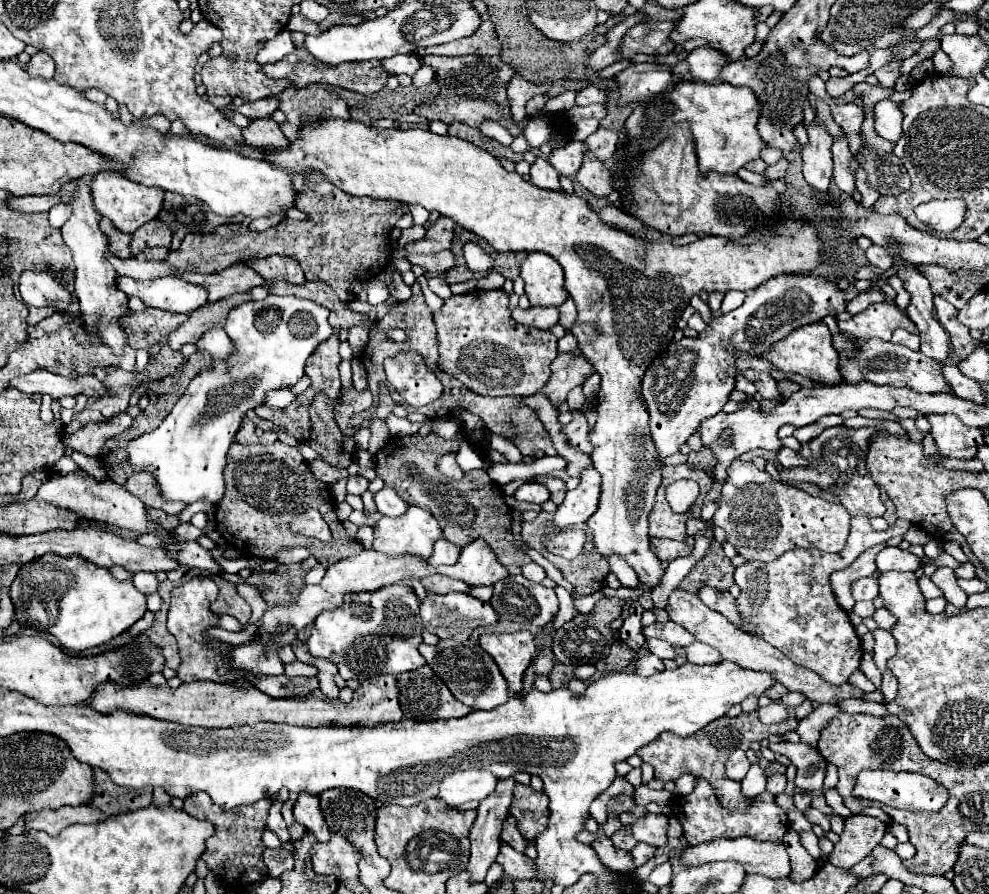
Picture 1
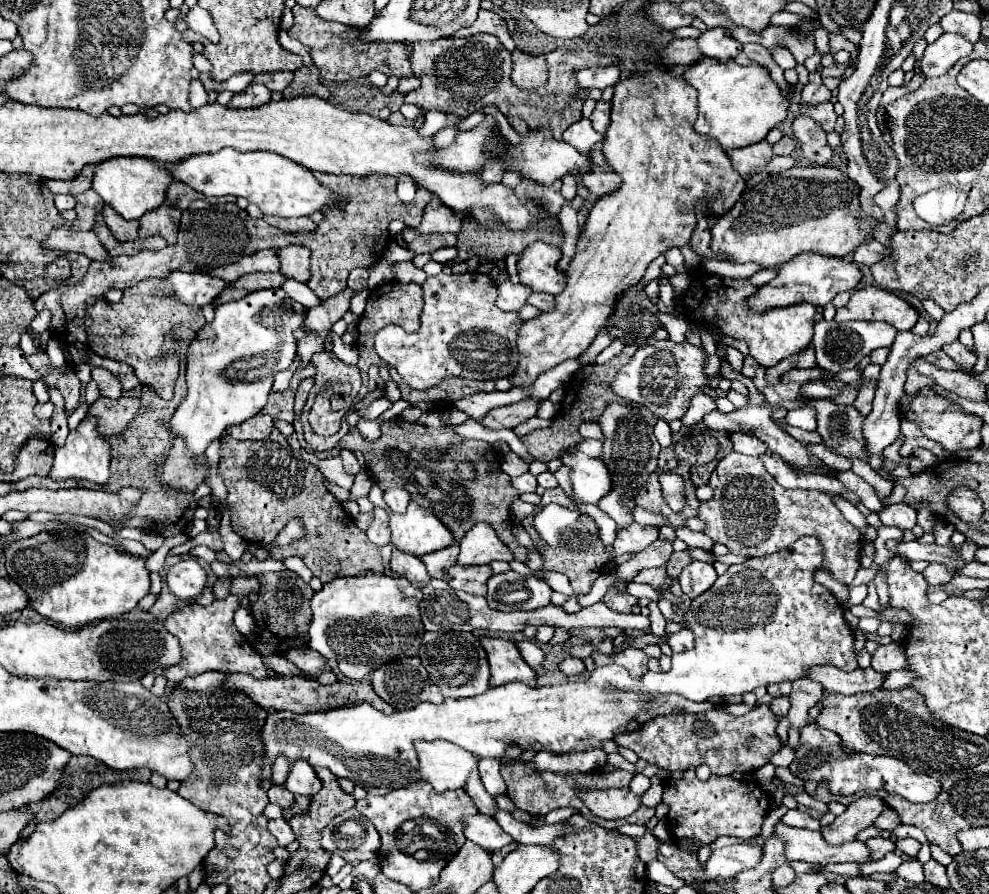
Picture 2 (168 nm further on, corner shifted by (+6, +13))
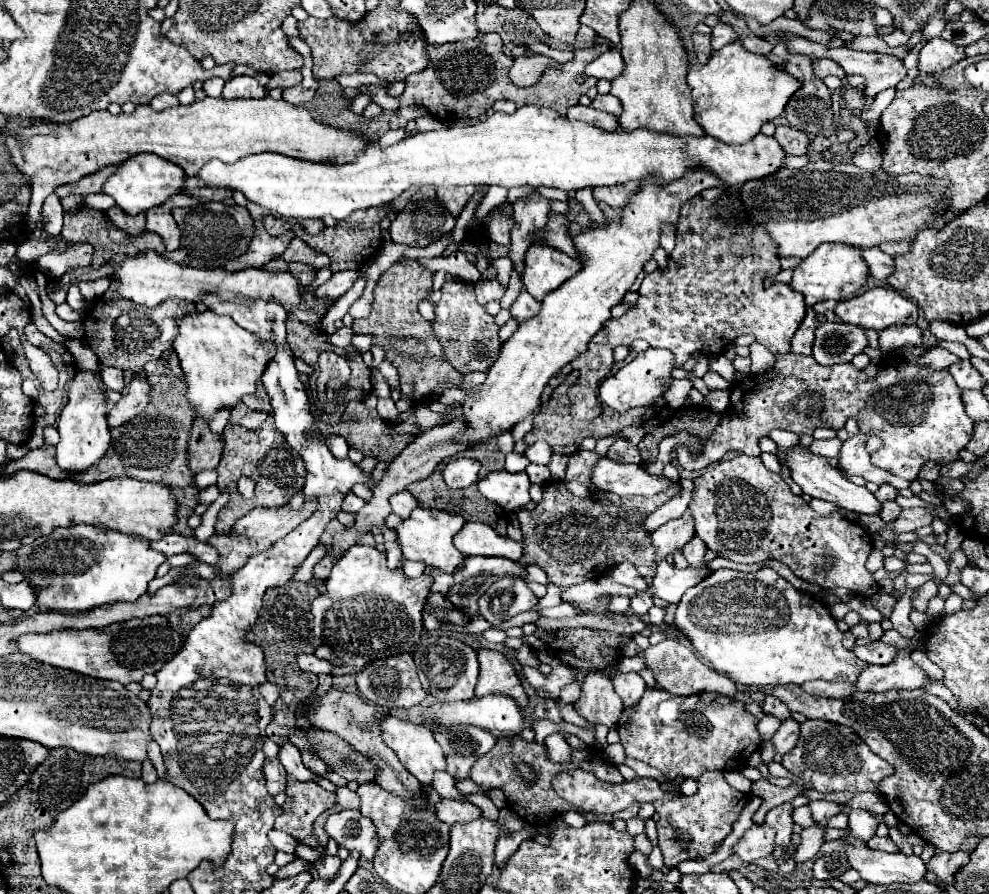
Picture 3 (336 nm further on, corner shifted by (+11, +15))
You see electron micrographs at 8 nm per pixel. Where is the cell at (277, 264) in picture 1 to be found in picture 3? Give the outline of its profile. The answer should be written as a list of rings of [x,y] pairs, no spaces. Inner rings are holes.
[[[294,238],[290,242],[290,246],[286,248],[286,252],[282,254],[282,260],[286,262],[304,262],[304,264],[310,264],[314,268],[322,268],[322,266],[328,266],[330,264],[330,258],[322,252],[316,252],[314,248],[310,248],[308,244],[304,244],[304,240],[300,238]]]

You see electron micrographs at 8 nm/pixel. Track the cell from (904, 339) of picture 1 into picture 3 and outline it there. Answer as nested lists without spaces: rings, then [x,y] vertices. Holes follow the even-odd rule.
[[[824,322],[816,330],[812,356],[822,366],[836,366],[850,362],[856,354],[866,348],[868,340],[864,328],[850,324]]]

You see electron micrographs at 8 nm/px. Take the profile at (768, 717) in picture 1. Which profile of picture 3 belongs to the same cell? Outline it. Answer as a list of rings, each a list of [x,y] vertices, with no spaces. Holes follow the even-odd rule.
[[[666,638],[666,640],[658,642],[656,646],[646,648],[644,650],[644,666],[654,672],[658,688],[662,688],[670,694],[690,696],[690,694],[706,690],[706,692],[718,692],[718,694],[724,694],[724,696],[734,696],[738,692],[730,678],[726,678],[722,674],[716,674],[708,666],[702,666],[702,662],[688,648],[678,644],[678,640],[674,640],[674,638]]]

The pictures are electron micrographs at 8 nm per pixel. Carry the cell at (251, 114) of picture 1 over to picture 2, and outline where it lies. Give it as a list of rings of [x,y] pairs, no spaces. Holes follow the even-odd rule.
[[[271,72],[271,74],[259,74],[259,76],[255,76],[253,84],[263,84],[271,92],[283,92],[289,86],[291,78],[293,78],[291,72]]]

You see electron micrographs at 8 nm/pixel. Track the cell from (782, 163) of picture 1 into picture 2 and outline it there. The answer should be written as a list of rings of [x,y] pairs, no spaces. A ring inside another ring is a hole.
[[[783,136],[777,144],[773,144],[773,154],[775,156],[789,156],[795,148],[795,142],[789,136]]]

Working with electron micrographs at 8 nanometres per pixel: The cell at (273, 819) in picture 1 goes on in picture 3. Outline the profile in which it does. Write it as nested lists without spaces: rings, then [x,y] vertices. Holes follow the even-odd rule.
[[[270,830],[268,838],[270,838],[270,842],[272,842],[272,846],[274,846],[276,850],[286,852],[286,854],[294,854],[294,852],[296,852],[298,842],[296,842],[292,836],[288,836],[286,832],[280,832],[280,830]]]

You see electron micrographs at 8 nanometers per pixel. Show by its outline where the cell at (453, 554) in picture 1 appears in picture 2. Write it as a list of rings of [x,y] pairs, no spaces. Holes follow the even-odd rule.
[[[451,544],[447,548],[441,548],[441,550],[435,550],[435,552],[429,552],[425,554],[421,560],[425,562],[427,566],[427,572],[433,576],[433,578],[443,578],[447,580],[447,574],[443,574],[443,570],[447,566],[453,566],[455,560],[457,560],[457,554],[459,554],[459,544]]]

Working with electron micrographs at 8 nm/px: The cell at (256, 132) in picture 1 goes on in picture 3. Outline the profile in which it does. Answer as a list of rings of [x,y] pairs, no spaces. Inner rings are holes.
[[[234,76],[224,84],[224,98],[264,98],[266,92],[258,84],[256,78],[250,76]]]

